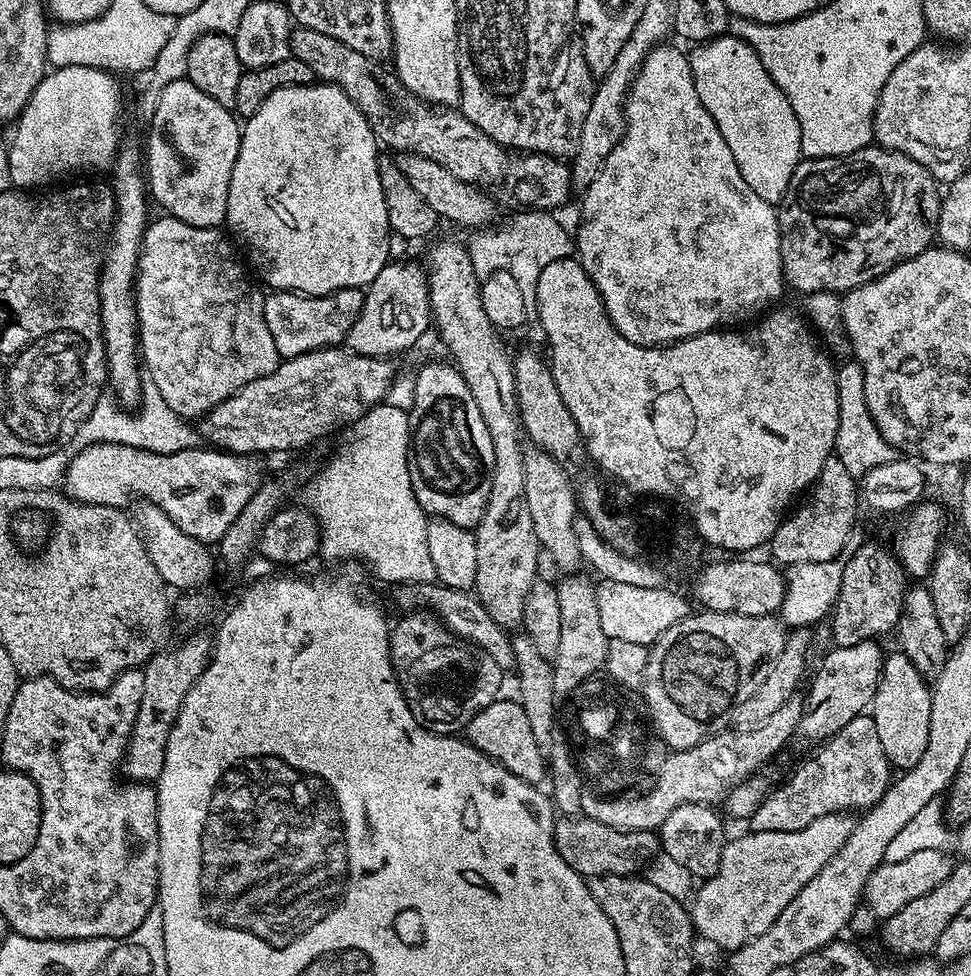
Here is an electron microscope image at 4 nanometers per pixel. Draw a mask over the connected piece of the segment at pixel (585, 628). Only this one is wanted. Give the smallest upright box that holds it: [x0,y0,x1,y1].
[552,575,609,697]

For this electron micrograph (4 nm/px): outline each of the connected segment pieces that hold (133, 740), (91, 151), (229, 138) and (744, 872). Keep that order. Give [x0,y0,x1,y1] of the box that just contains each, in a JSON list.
[[123,636,213,782],[8,66,120,190],[146,78,242,228],[690,812,857,950]]

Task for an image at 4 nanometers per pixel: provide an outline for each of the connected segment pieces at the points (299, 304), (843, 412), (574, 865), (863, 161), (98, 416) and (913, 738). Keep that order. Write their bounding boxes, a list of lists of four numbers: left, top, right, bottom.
[[264,288,364,360],[834,362,897,478],[552,815,661,876],[778,146,934,294],[75,382,202,454],[870,650,932,770]]

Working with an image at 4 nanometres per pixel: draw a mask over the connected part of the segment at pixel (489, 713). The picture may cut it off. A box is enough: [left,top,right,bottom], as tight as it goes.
[466,698,549,785]

